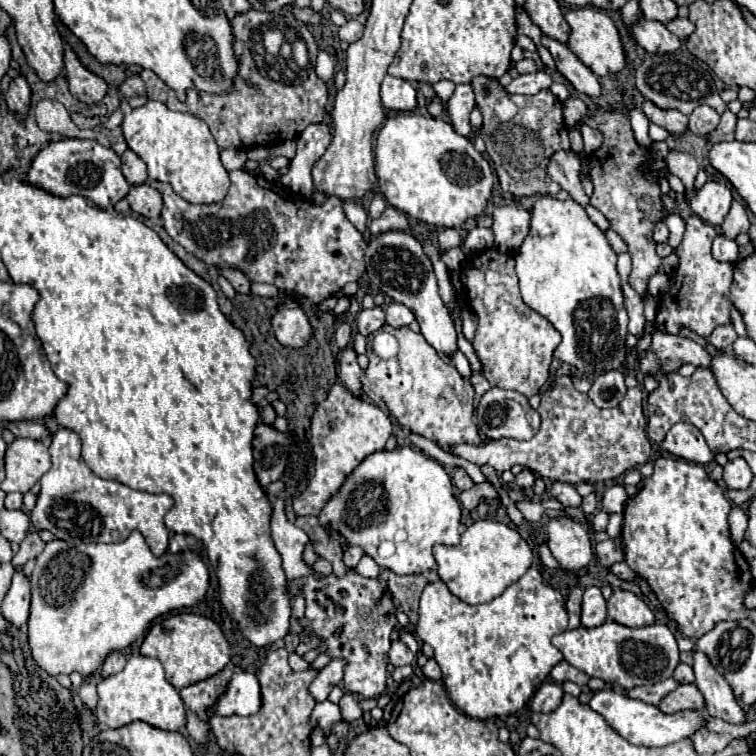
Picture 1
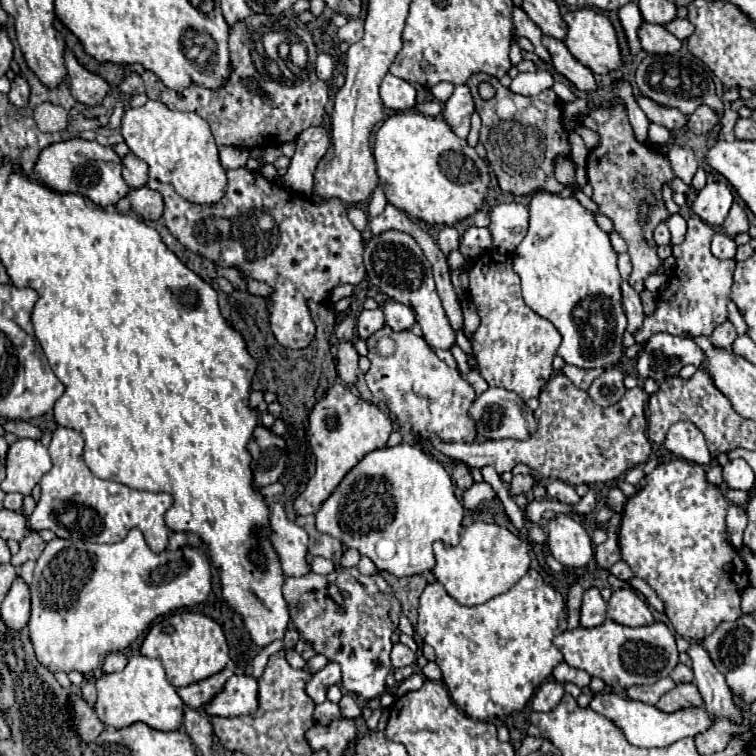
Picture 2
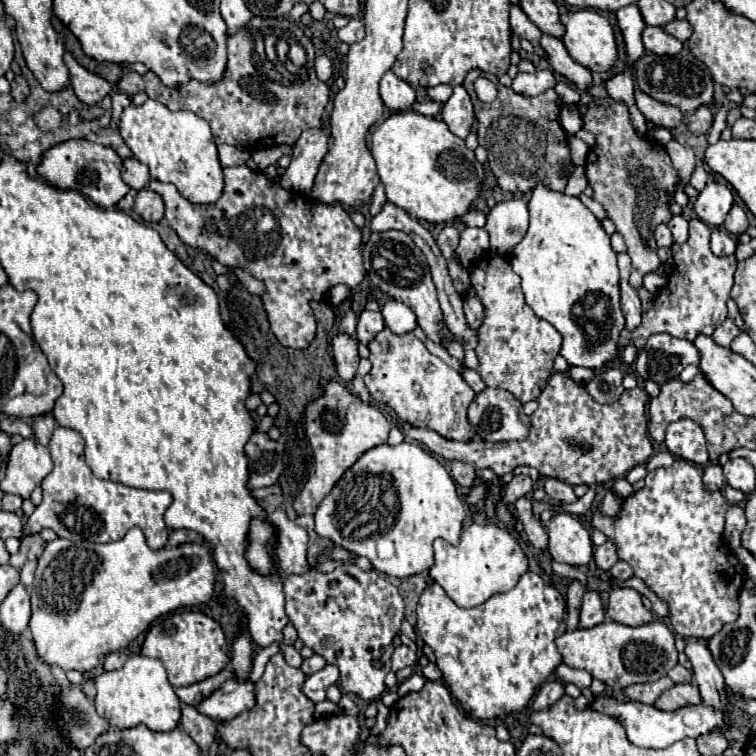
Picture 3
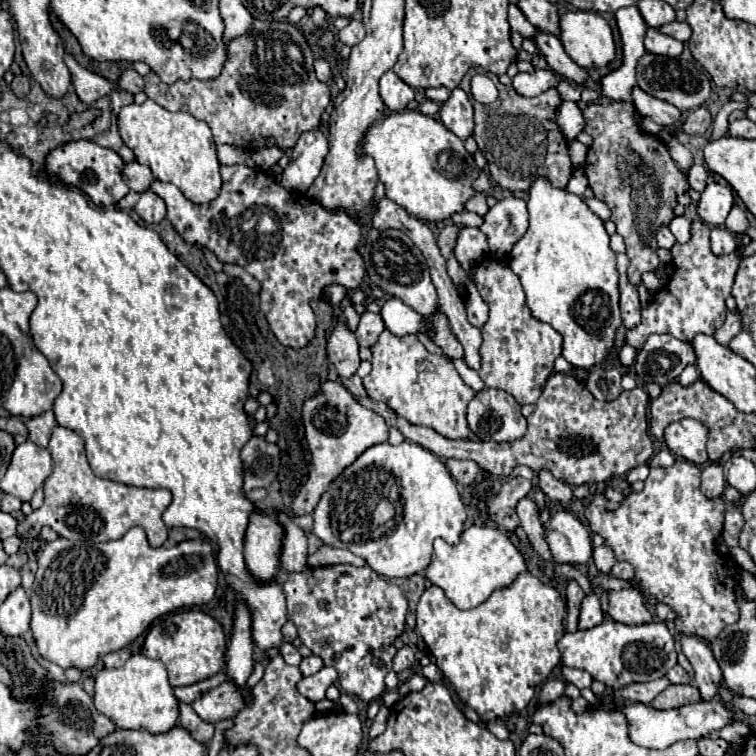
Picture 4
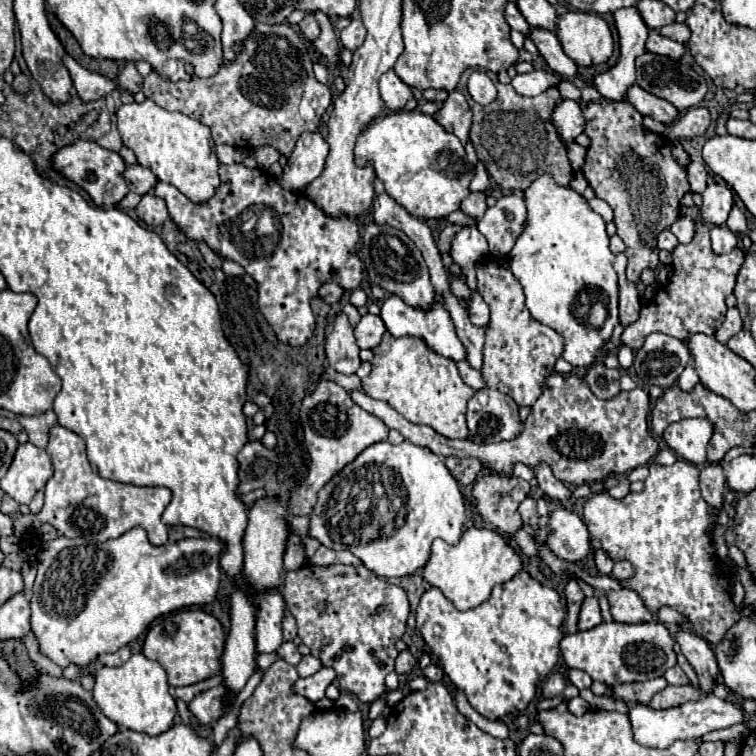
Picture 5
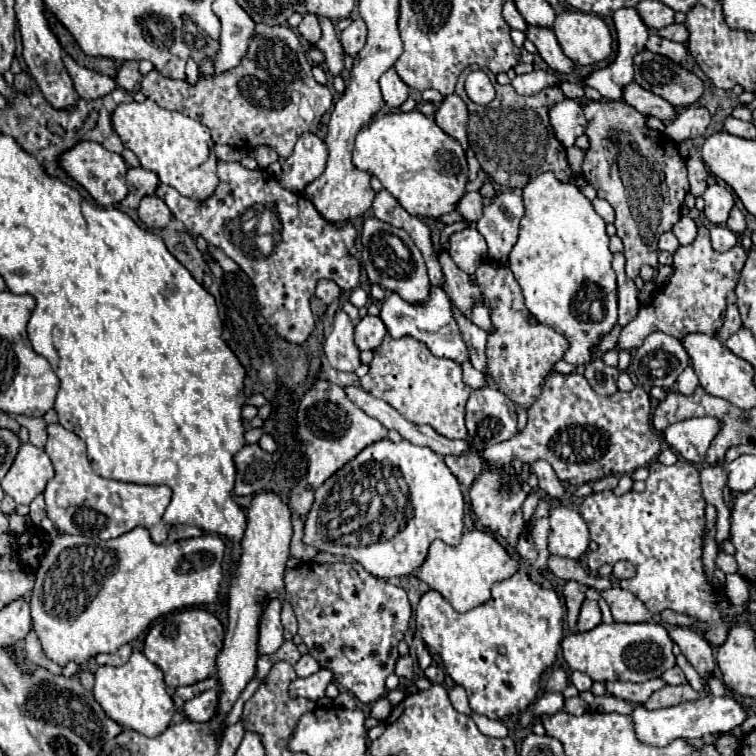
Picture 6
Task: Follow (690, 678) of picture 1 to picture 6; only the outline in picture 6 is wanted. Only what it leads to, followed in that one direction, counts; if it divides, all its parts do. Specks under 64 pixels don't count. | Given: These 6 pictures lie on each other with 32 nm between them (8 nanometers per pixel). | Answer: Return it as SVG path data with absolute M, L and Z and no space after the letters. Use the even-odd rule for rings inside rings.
M678 666L670 668L668 672L664 672L664 674L662 674L662 680L664 680L666 684L686 684L686 678L684 678L684 674L682 674L682 670L680 670Z

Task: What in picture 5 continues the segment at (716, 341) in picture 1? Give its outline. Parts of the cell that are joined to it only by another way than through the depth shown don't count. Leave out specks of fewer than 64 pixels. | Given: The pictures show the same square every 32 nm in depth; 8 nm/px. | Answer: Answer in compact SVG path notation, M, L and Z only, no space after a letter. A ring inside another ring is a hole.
M728 308L724 324L718 328L718 332L716 332L714 336L716 336L718 342L726 344L726 342L728 342L734 334L738 334L740 330L742 330L742 318L740 318L740 314L738 314L738 308Z

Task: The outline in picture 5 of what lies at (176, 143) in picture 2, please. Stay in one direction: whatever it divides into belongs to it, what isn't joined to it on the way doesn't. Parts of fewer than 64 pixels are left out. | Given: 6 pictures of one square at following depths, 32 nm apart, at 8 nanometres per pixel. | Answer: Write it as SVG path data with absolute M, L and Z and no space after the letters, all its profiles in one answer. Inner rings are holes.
M152 100L142 104L122 104L114 116L124 146L130 148L136 154L138 164L150 168L160 182L176 186L192 202L206 202L214 196L220 178L208 126L182 112L168 112Z

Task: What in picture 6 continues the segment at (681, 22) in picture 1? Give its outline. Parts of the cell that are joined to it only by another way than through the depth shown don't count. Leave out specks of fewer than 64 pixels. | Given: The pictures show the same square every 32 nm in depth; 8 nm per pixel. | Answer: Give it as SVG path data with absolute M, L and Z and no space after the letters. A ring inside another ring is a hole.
M670 24L666 28L660 30L660 36L664 36L666 40L672 40L672 42L686 42L688 40L688 30L684 24Z

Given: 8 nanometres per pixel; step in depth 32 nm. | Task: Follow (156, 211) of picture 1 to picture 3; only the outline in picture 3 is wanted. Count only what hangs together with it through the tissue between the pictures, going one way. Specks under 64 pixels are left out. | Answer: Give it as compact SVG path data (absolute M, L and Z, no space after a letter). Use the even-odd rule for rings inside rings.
M144 188L144 190L140 190L138 196L136 196L134 212L136 212L144 222L160 222L160 220L164 218L164 200L162 200L156 192Z

